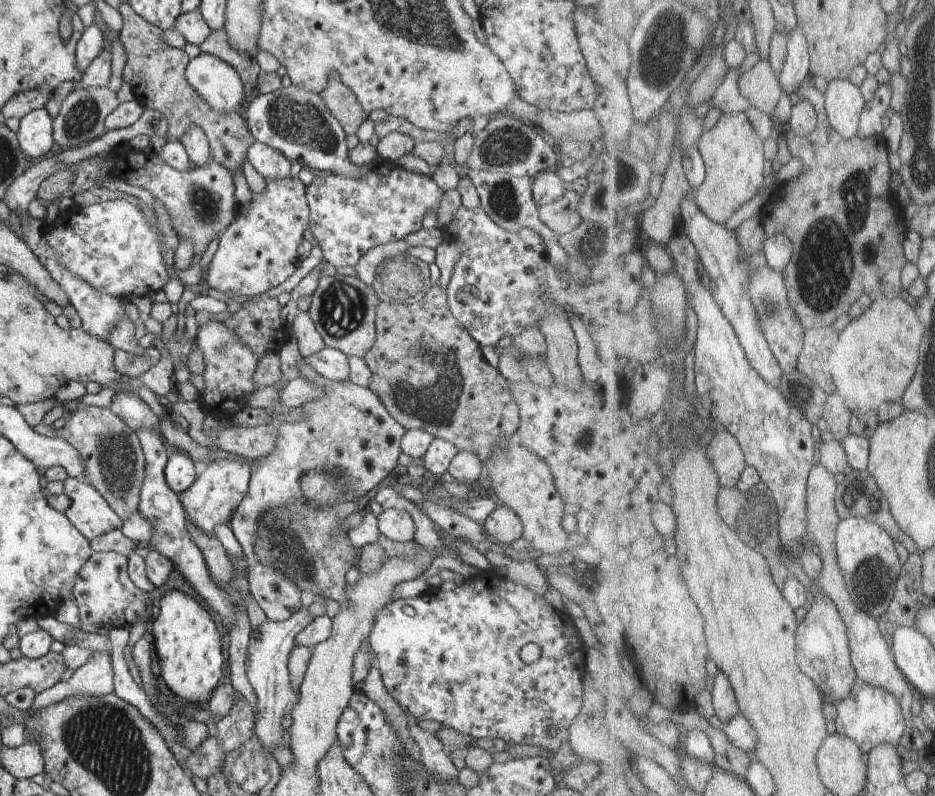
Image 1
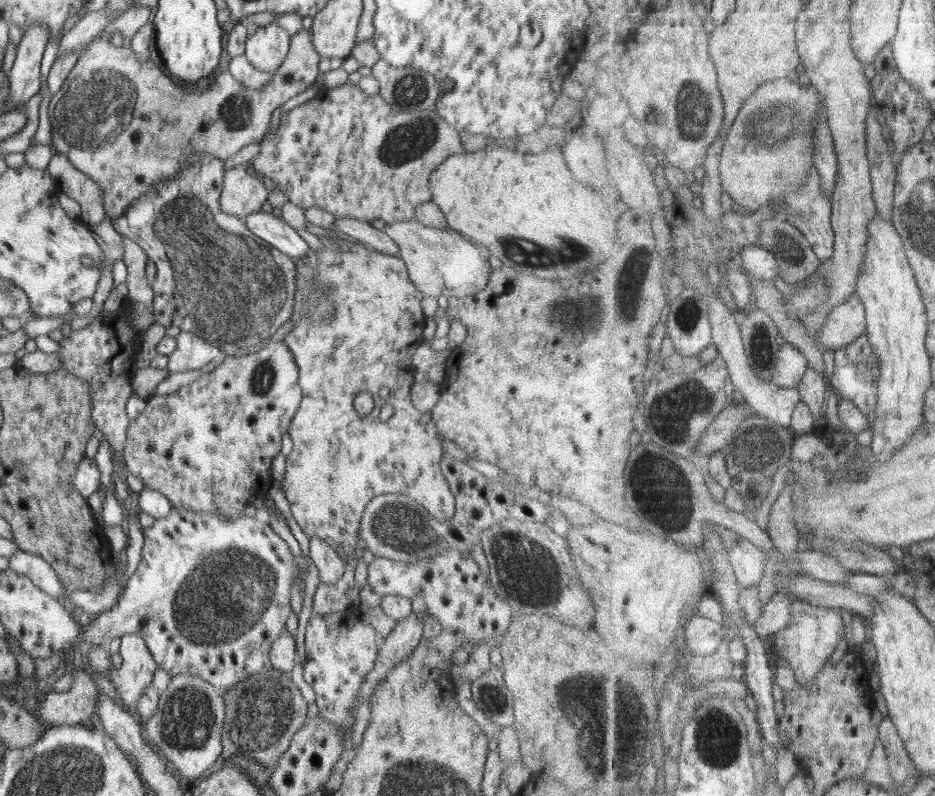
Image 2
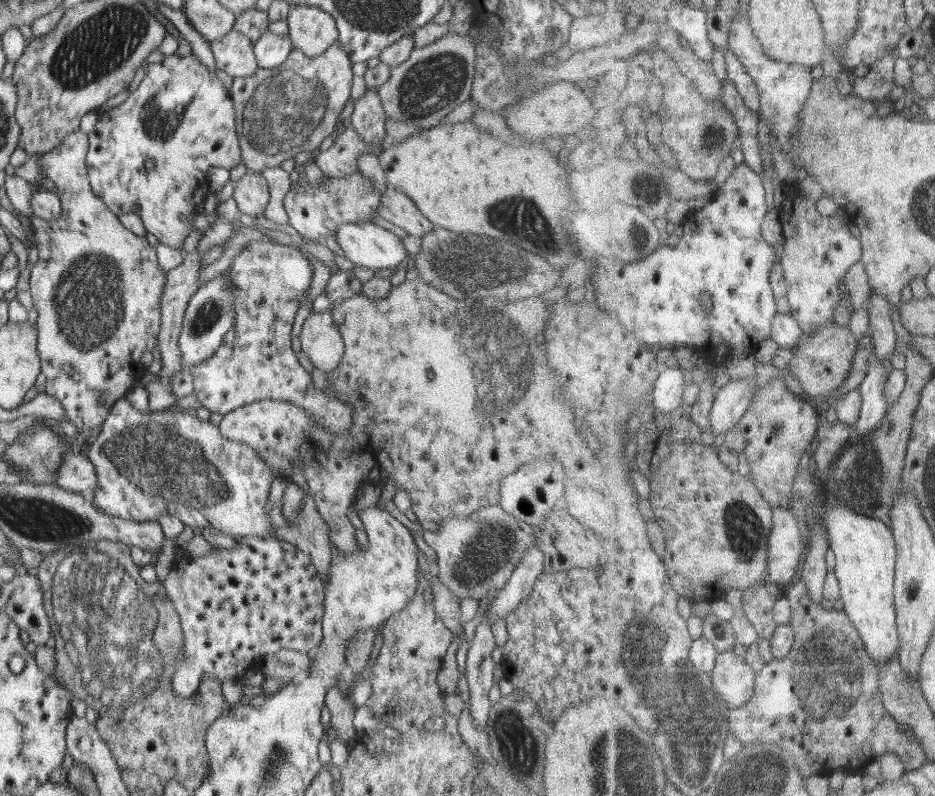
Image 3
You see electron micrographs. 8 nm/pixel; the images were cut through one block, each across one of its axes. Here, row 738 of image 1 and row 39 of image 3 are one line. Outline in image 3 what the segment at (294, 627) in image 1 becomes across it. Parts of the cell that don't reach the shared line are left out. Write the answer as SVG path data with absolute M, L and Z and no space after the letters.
M267 31L253 46L253 52L259 68L280 67L291 53L290 38Z

